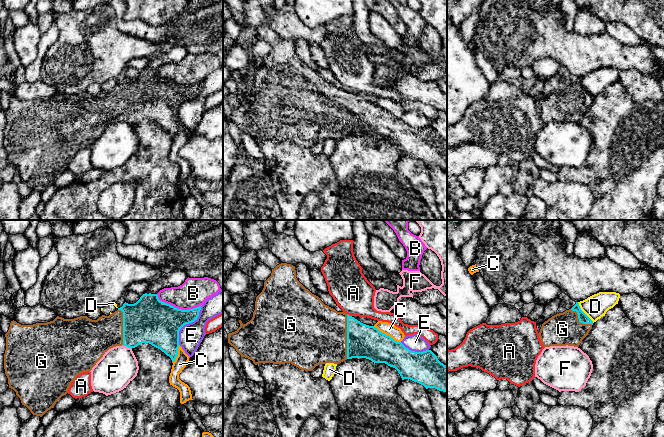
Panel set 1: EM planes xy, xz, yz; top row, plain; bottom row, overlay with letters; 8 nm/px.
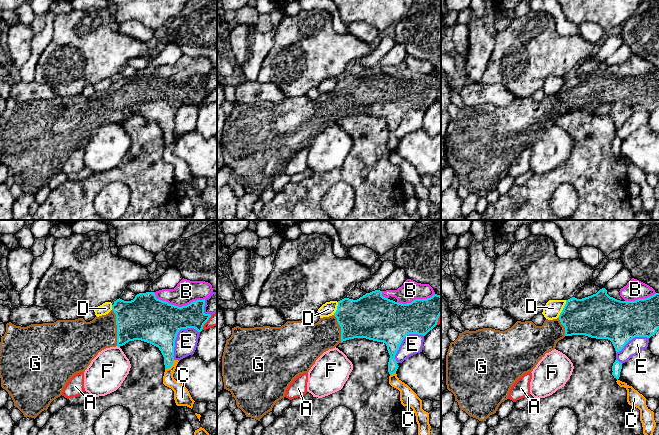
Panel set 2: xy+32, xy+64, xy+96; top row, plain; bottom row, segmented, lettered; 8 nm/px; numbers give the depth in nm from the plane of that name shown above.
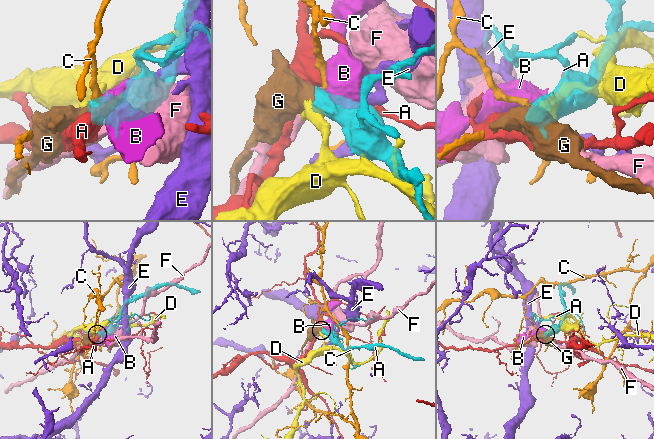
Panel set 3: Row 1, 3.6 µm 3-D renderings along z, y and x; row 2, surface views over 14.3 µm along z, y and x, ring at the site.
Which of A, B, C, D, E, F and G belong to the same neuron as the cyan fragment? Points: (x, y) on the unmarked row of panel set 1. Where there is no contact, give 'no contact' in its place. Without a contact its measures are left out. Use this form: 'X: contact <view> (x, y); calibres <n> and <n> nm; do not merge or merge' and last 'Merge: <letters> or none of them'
A: contact xz (349, 91); calibres 280 and 320 nm; do not merge
B: contact xy (177, 84); calibres 360 and 220 nm; do not merge
C: contact xz (387, 111); calibres 280 and 100 nm; do not merge
D: contact yz (583, 88); calibres 80 and 190 nm; do not merge
E: contact xy (187, 99); calibres 360 and 190 nm; do not merge
F: contact xy (127, 122); calibres 340 and 300 nm; do not merge
G: contact xz (347, 112); calibres 280 and 480 nm; merge
Merge: G

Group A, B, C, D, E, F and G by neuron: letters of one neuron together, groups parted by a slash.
A / B / C / D / E / F / G

